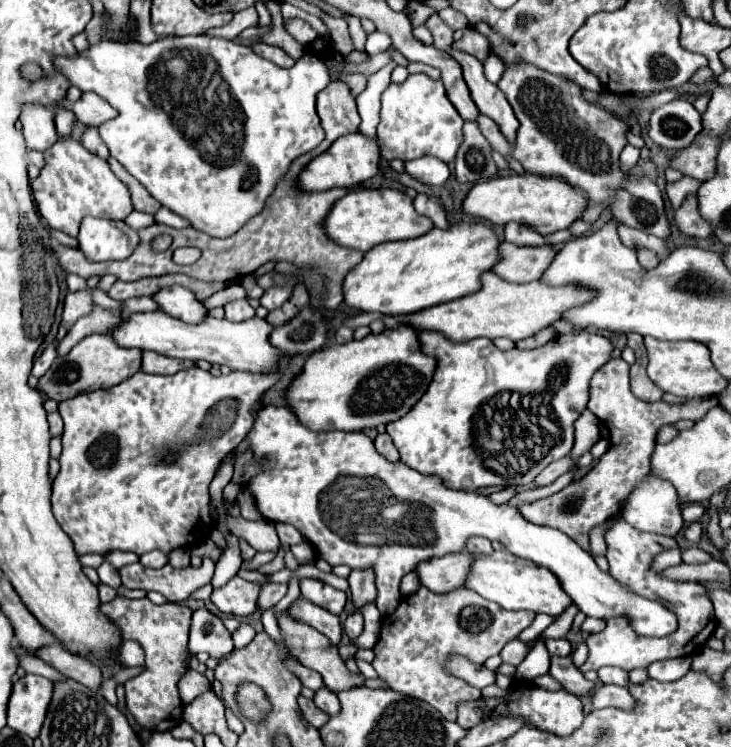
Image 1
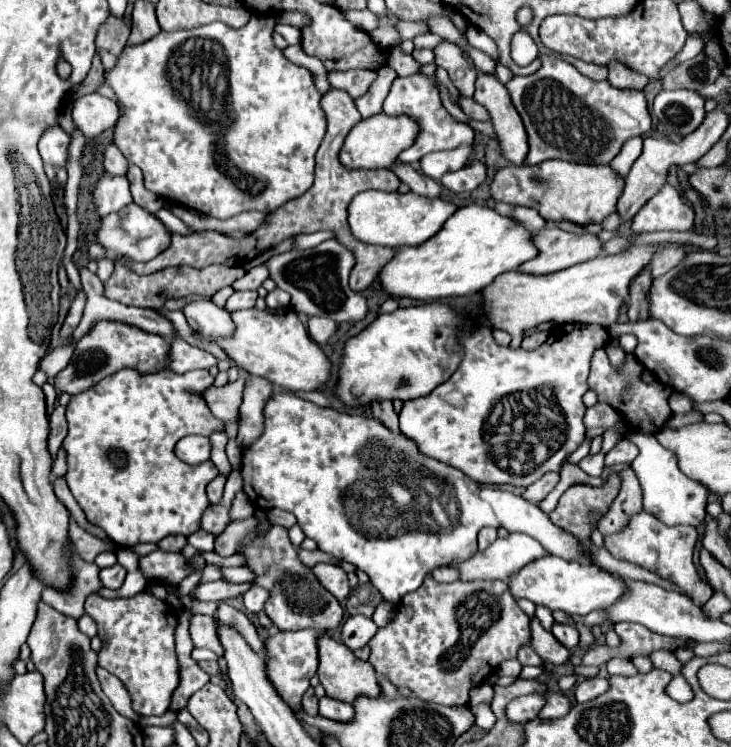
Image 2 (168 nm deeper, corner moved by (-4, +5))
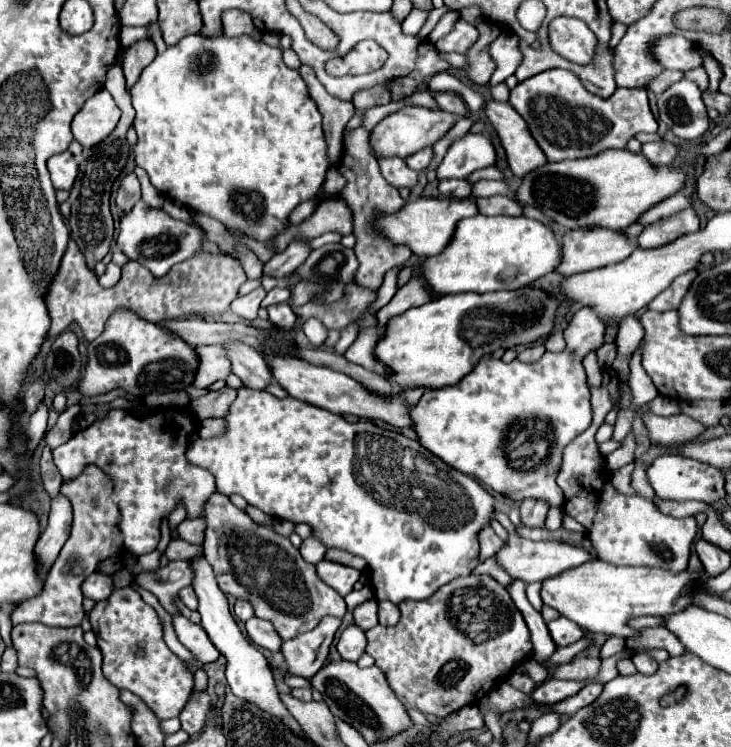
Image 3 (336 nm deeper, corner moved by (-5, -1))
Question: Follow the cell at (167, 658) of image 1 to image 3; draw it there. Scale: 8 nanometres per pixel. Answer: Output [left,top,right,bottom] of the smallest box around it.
[89,588,193,720]

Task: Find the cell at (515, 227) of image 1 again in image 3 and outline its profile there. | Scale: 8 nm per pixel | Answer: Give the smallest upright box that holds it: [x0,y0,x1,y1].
[477,196,521,216]

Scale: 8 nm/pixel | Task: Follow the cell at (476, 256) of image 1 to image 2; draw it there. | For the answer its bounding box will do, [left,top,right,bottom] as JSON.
[378,204,538,302]

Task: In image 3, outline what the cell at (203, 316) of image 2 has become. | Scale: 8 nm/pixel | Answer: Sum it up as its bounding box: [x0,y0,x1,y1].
[223,342,273,390]

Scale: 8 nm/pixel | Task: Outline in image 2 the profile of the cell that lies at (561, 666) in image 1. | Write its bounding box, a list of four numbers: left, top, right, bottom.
[530,618,570,666]

